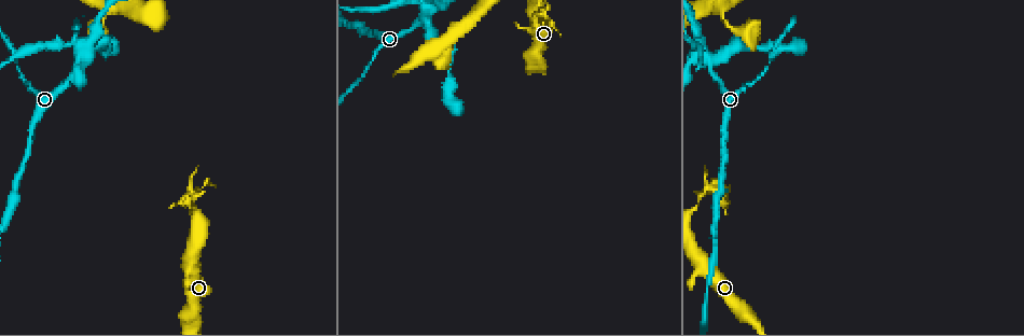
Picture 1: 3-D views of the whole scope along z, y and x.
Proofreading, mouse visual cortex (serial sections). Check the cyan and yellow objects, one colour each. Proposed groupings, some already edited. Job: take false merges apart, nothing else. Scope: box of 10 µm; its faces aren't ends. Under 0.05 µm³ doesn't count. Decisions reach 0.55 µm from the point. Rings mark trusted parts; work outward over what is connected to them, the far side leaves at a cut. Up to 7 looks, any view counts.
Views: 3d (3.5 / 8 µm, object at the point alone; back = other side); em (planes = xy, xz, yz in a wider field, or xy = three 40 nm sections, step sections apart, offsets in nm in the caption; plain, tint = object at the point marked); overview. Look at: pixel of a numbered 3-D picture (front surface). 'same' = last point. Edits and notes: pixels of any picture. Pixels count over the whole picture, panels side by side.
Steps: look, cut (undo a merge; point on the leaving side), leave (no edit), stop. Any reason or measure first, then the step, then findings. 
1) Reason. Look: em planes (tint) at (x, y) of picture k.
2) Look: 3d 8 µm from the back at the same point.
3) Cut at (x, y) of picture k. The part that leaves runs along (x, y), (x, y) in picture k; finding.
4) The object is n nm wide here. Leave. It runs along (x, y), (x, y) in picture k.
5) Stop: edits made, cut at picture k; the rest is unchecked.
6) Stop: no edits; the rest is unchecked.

Look: em xy step 1 (tint) at (538, 58) of picture 1.

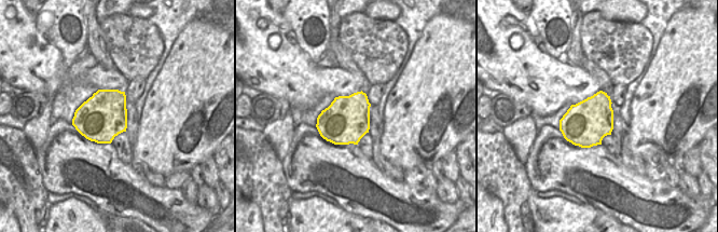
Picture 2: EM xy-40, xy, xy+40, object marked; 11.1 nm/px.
See where the arms go. Look: 3d 3.5 µm at the same point.

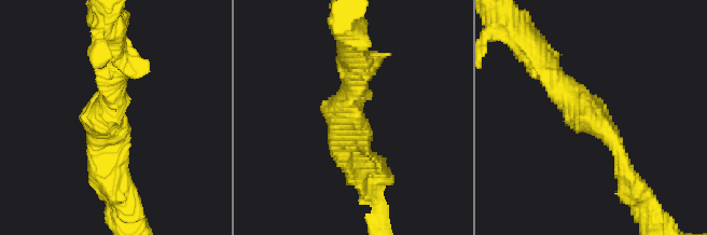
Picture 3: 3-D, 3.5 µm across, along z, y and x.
Leave. It runs along (544, 61), (624, 154) in picture 3; continuous, no second cell.

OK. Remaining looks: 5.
Sharp bend. Look: 3d 3.5 µm from the back at (535, 17) of picture 1.

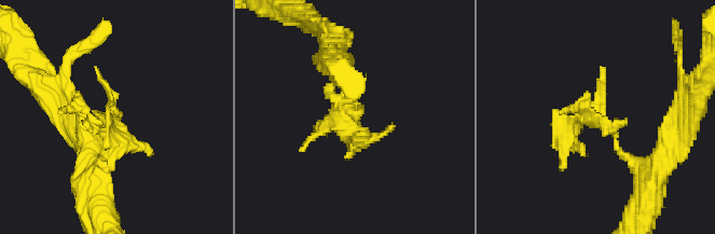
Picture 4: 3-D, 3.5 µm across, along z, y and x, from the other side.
Need the tissue. Look: em planes (tint) at (113, 113) of picture 4.

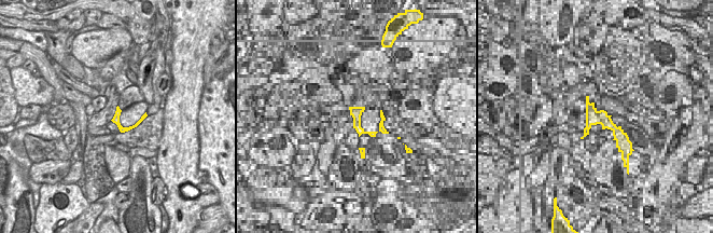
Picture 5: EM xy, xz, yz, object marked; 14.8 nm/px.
Another direction. Look: em xy step 5 (tint) at the same point.

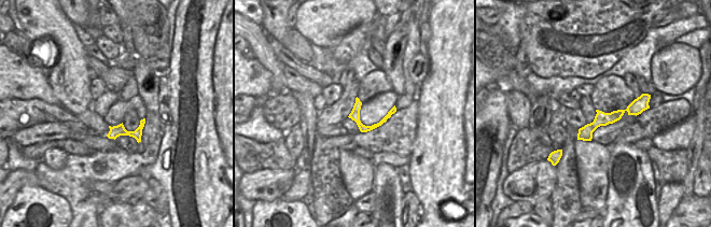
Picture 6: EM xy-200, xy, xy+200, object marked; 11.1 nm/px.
Leave. It runs along (639, 109), (601, 118), (580, 137) in picture 6; all the same cell.

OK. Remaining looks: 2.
Four or more arms meet. Look: 3d 3.5 µm at (83, 54) of picture 1.

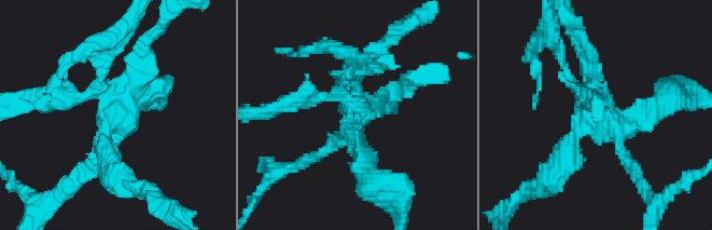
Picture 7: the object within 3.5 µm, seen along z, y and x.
Shape alone is not enough. Look: em xy step 1 (tint) at (605, 115) of picture 7.

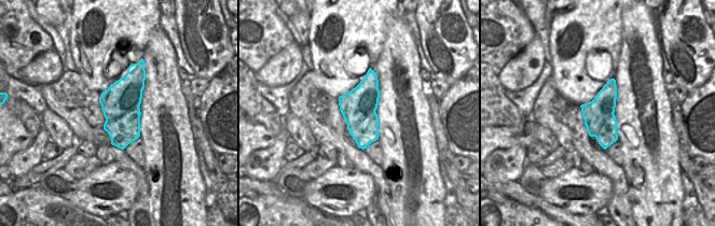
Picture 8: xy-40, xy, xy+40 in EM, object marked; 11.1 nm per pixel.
Cut at (111, 56) of picture 7. A second cell is stuck on.

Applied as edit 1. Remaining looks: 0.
Stop: edits made, cut at picture 7; the rest is unchecked.

